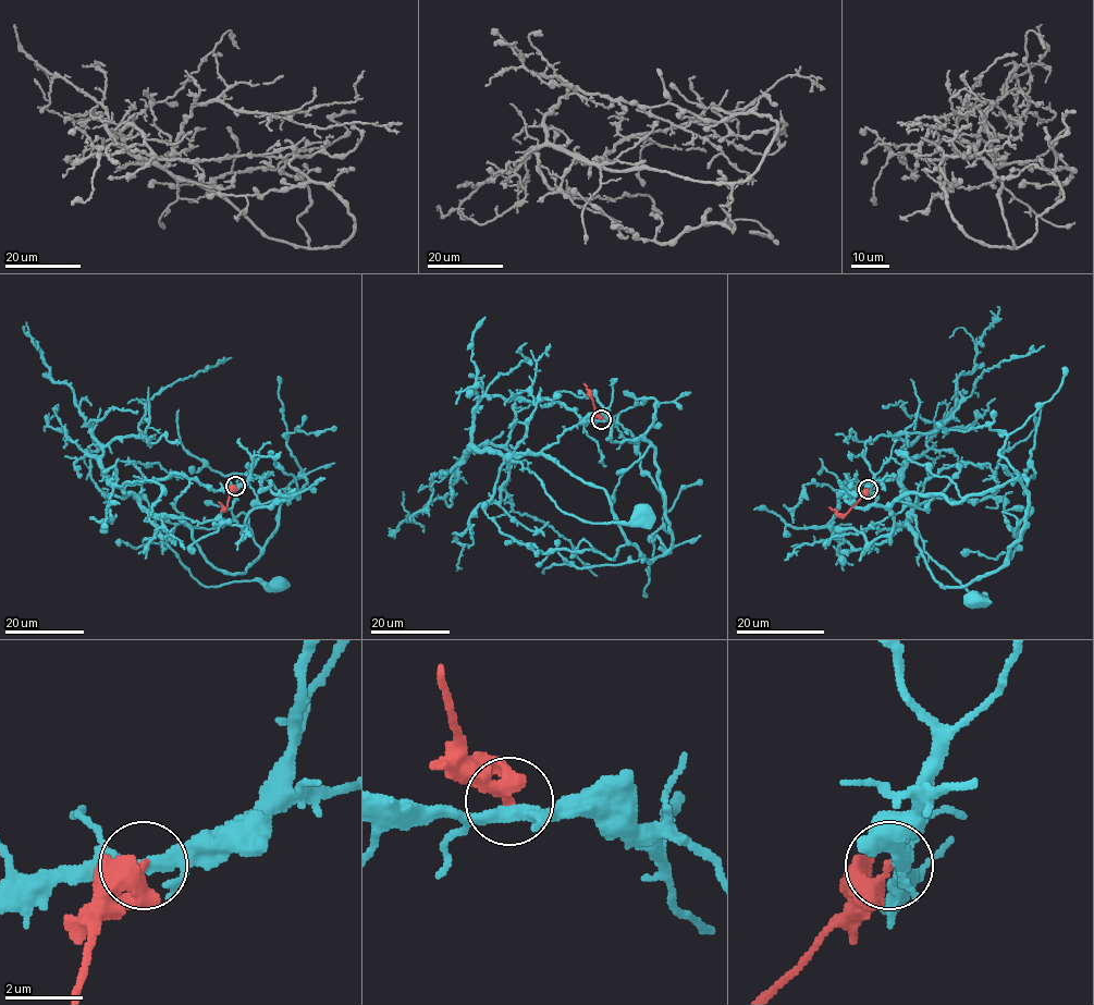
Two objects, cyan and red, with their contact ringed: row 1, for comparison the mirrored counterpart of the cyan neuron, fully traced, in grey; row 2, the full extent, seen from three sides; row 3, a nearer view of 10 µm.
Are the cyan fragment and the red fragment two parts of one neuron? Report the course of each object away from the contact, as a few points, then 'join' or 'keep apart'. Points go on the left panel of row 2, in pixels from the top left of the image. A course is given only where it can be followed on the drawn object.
course cyan (235, 486), (213, 490), (170, 473), (113, 486), (107, 477), (134, 494), (203, 585), (279, 585); course red (235, 486), (224, 509), (218, 502); keep apart

